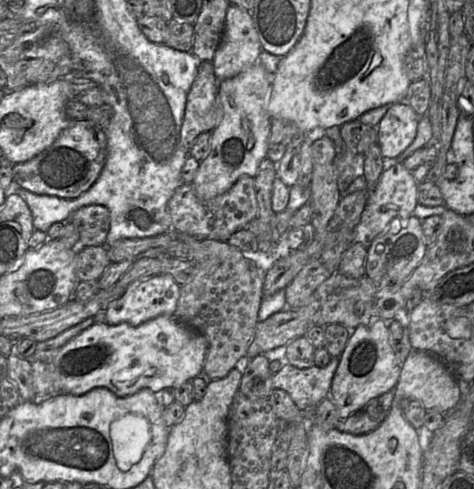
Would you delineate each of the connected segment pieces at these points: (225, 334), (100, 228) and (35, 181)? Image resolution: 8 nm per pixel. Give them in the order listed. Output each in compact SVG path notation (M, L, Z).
M181 235L179 242L185 243L189 248L190 255L187 261L193 264L193 277L187 284L181 286L175 318L182 324L197 330L206 338L208 349L203 372L209 380L221 379L232 369L241 366L240 360L246 356L254 339L259 322L259 309L264 298L263 285L266 271L227 241Z
M88 205L73 212L67 220L79 232L79 247L105 246L110 229L110 211L103 205Z
M90 120L71 121L55 142L29 161L13 166L13 180L35 194L74 199L98 179L107 157L107 136Z

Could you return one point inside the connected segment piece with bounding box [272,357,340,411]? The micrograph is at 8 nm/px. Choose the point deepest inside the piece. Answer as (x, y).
(307, 387)

